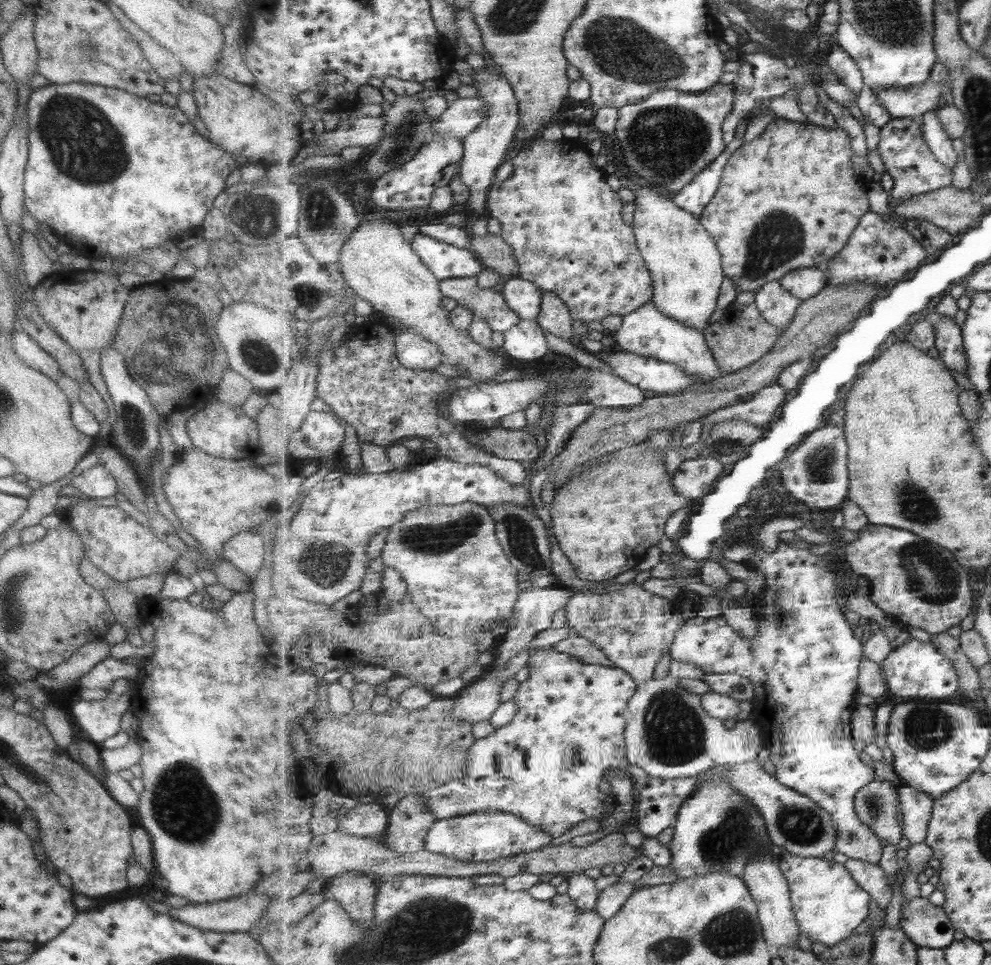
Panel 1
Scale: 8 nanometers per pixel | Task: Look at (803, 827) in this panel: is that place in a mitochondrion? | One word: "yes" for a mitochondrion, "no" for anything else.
yes

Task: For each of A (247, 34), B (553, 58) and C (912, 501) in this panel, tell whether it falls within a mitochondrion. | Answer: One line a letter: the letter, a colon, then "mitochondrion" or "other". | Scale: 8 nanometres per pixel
A: other
B: other
C: mitochondrion

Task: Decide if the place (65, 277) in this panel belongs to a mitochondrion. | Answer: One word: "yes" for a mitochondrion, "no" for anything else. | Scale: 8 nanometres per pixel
no

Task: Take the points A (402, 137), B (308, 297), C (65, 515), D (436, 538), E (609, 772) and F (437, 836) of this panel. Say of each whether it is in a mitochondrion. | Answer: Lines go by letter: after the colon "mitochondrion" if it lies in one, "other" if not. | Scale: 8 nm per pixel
A: mitochondrion
B: mitochondrion
C: other
D: mitochondrion
E: other
F: other

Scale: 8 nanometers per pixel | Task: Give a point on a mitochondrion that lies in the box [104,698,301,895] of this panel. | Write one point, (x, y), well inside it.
(181, 802)

